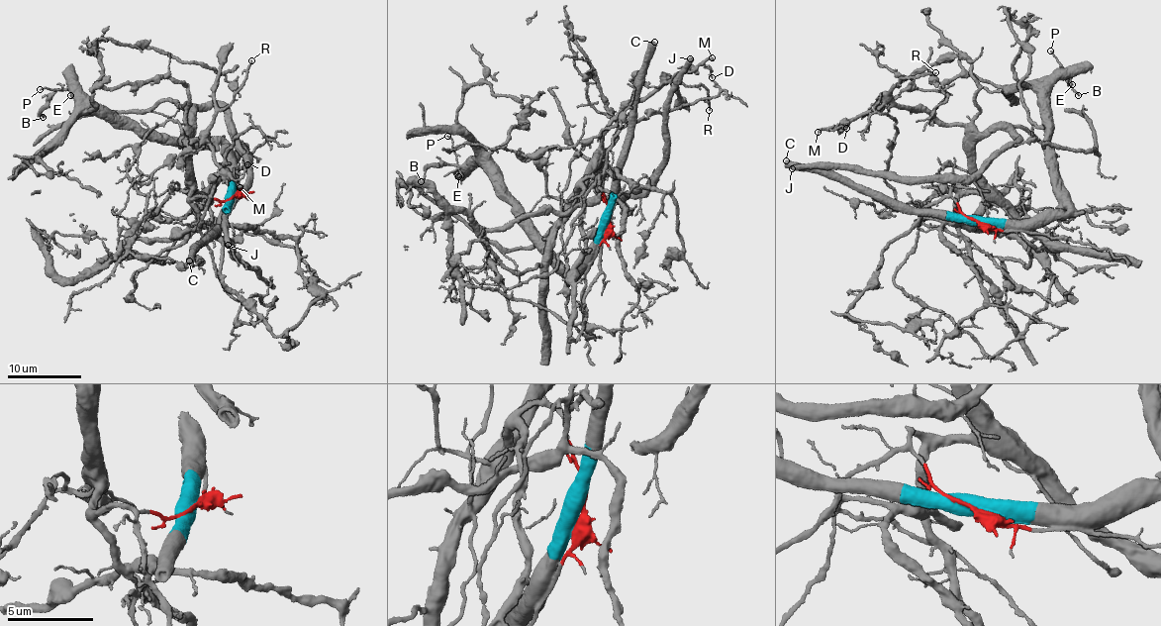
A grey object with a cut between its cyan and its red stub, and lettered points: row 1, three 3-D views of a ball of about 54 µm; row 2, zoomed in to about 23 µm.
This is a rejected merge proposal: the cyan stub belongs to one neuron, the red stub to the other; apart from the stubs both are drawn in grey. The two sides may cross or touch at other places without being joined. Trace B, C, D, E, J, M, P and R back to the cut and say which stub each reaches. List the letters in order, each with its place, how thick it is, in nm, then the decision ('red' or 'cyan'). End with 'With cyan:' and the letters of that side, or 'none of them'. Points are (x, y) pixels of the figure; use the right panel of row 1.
B: (1078, 95) | 120 nm | cyan
C: (786, 160) | 550 nm | cyan
D: (846, 128) | 100 nm | red
E: (1072, 84) | 120 nm | cyan
J: (792, 168) | 440 nm | red
M: (818, 132) | 240 nm | red
P: (1050, 51) | 80 nm | cyan
R: (935, 72) | 130 nm | red
With cyan: B, C, E, P

